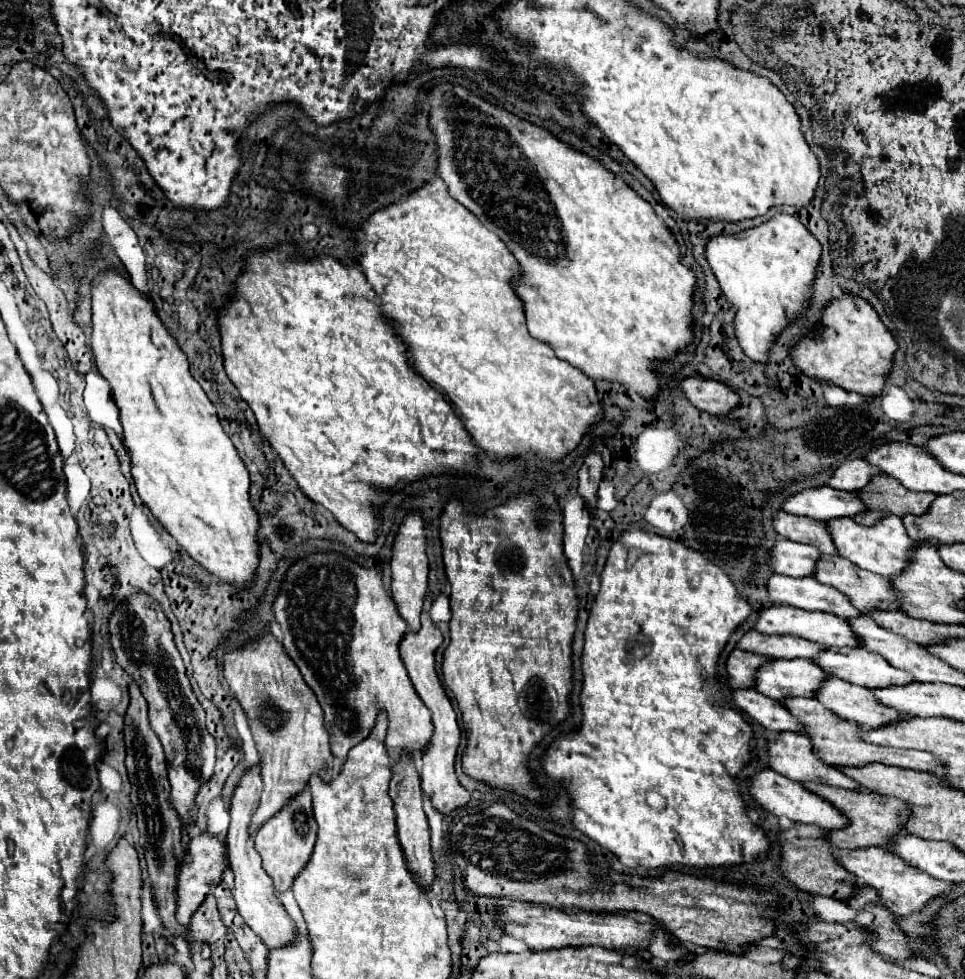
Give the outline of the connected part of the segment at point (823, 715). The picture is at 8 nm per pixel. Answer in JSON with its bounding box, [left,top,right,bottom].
[784,697,944,773]

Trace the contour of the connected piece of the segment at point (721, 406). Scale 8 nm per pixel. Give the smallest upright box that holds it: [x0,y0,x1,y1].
[680,377,740,417]

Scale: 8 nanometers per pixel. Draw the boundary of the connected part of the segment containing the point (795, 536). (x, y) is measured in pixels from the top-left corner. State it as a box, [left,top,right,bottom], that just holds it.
[774,511,836,555]

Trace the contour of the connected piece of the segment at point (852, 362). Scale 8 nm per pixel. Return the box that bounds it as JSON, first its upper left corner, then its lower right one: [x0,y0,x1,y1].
[790,293,896,397]

